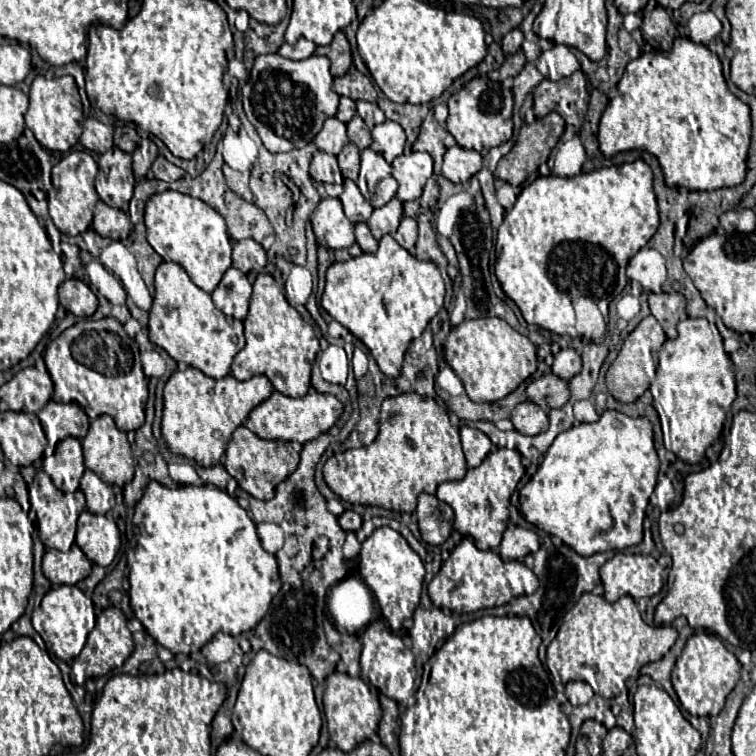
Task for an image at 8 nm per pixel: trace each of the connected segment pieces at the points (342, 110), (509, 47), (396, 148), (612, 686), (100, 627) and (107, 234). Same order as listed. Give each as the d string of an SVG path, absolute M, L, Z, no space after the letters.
M341 98L341 102L339 102L339 110L337 110L337 118L341 120L341 122L349 122L351 118L355 116L355 102L351 100L351 98Z
M515 28L515 30L511 30L509 34L503 36L501 48L503 48L503 52L505 52L507 56L511 56L511 54L515 54L515 52L521 48L521 42L523 42L523 32L521 32L519 28Z
M385 120L383 124L377 124L373 130L373 144L371 150L379 152L387 162L393 162L405 146L405 132L399 124L393 120Z
M583 594L567 612L556 637L547 647L545 665L549 671L557 671L564 684L583 680L595 694L615 698L626 690L627 678L633 672L649 662L661 660L675 640L677 630L673 626L649 626L643 622L631 596L623 596L611 604L603 596Z
M115 606L105 608L99 618L96 619L95 628L89 632L87 642L83 646L83 652L73 660L71 666L71 679L75 684L83 686L85 680L95 678L95 676L103 676L107 672L111 672L113 668L121 668L123 662L131 656L133 652L133 636L127 628L127 618L123 616L123 612Z
M99 200L93 210L93 230L103 238L125 240L131 234L133 224L125 212Z

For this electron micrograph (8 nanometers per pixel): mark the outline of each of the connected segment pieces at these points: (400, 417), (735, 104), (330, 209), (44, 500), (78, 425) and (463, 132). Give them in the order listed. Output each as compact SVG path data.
M399 394L381 406L381 426L373 444L333 454L323 466L327 486L345 502L381 506L411 514L421 492L433 494L441 482L461 480L467 462L461 450L459 428L451 426L449 414L433 398Z
M677 38L671 52L641 54L627 64L625 74L617 84L617 94L603 112L597 138L599 148L607 158L625 150L645 150L657 156L667 186L681 186L687 190L717 190L743 182L749 136L749 106L727 88L717 54L689 38Z
M323 198L311 214L311 224L317 242L331 250L349 248L355 244L355 226L347 220L339 198Z
M37 472L33 484L29 486L29 500L31 500L31 509L37 512L37 530L45 548L67 552L71 544L75 543L77 521L81 512L85 510L84 494L81 490L74 493L61 492L59 488L55 488L55 484L45 472Z
M49 400L37 416L45 430L49 446L55 446L69 436L81 440L89 428L89 418L77 404L61 404Z
M473 78L461 92L449 98L447 130L453 134L459 146L471 150L489 150L507 142L513 134L513 92L501 82L487 78Z

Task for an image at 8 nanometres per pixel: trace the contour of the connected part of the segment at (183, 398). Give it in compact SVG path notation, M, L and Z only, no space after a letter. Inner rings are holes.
M191 366L177 370L163 388L163 438L173 454L191 458L205 468L215 466L221 462L233 430L245 424L249 412L267 400L271 392L273 384L267 380L267 376L253 376L245 382L239 382L231 374L215 380Z

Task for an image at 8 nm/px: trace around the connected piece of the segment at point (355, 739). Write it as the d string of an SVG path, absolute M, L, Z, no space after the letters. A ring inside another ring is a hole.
M333 672L331 676L327 676L327 686L323 694L323 712L325 712L329 736L343 752L351 752L357 744L373 736L381 720L379 700L369 690L369 686L361 678L351 678L349 674L341 674L341 672Z

